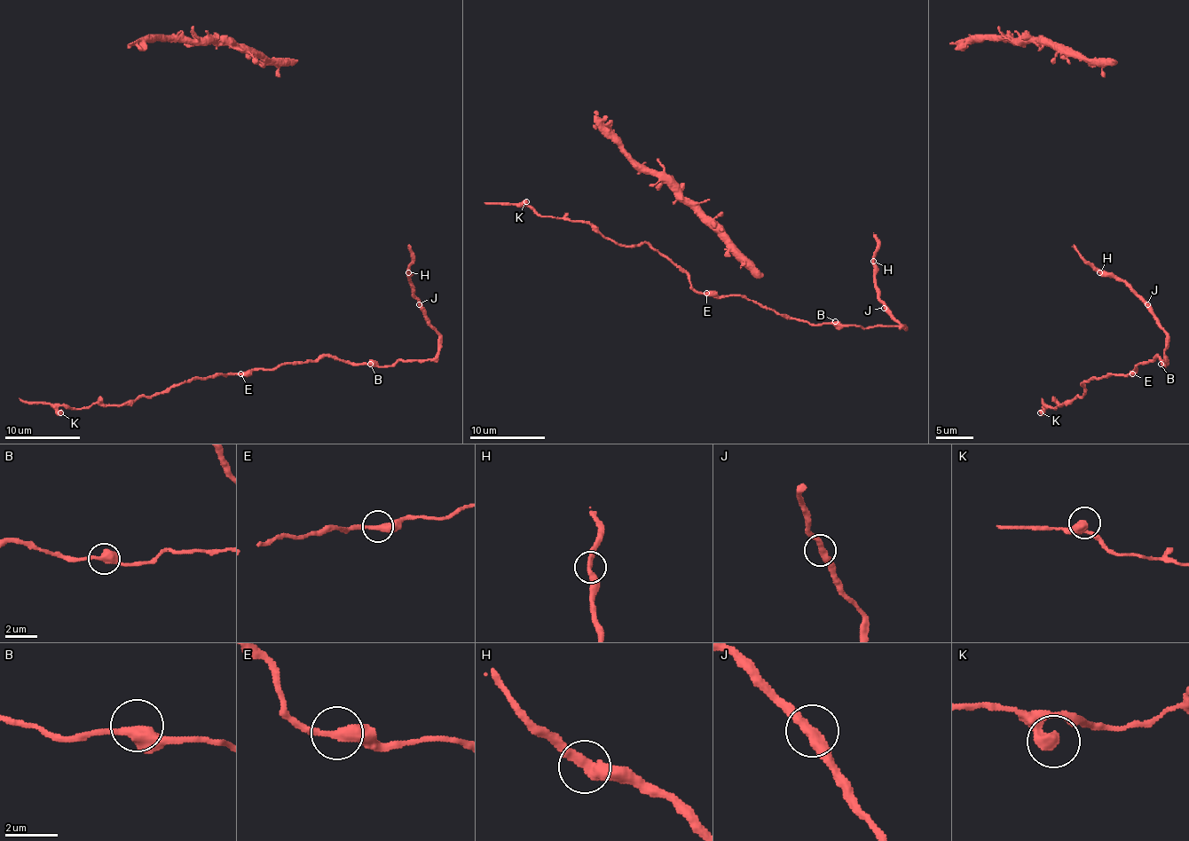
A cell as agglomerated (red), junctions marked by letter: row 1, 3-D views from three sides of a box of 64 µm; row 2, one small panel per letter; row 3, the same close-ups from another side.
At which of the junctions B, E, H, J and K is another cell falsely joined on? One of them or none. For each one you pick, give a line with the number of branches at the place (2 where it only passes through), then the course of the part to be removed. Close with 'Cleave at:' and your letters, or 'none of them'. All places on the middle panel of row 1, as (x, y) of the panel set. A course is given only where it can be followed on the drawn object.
Cleave at: none of them

